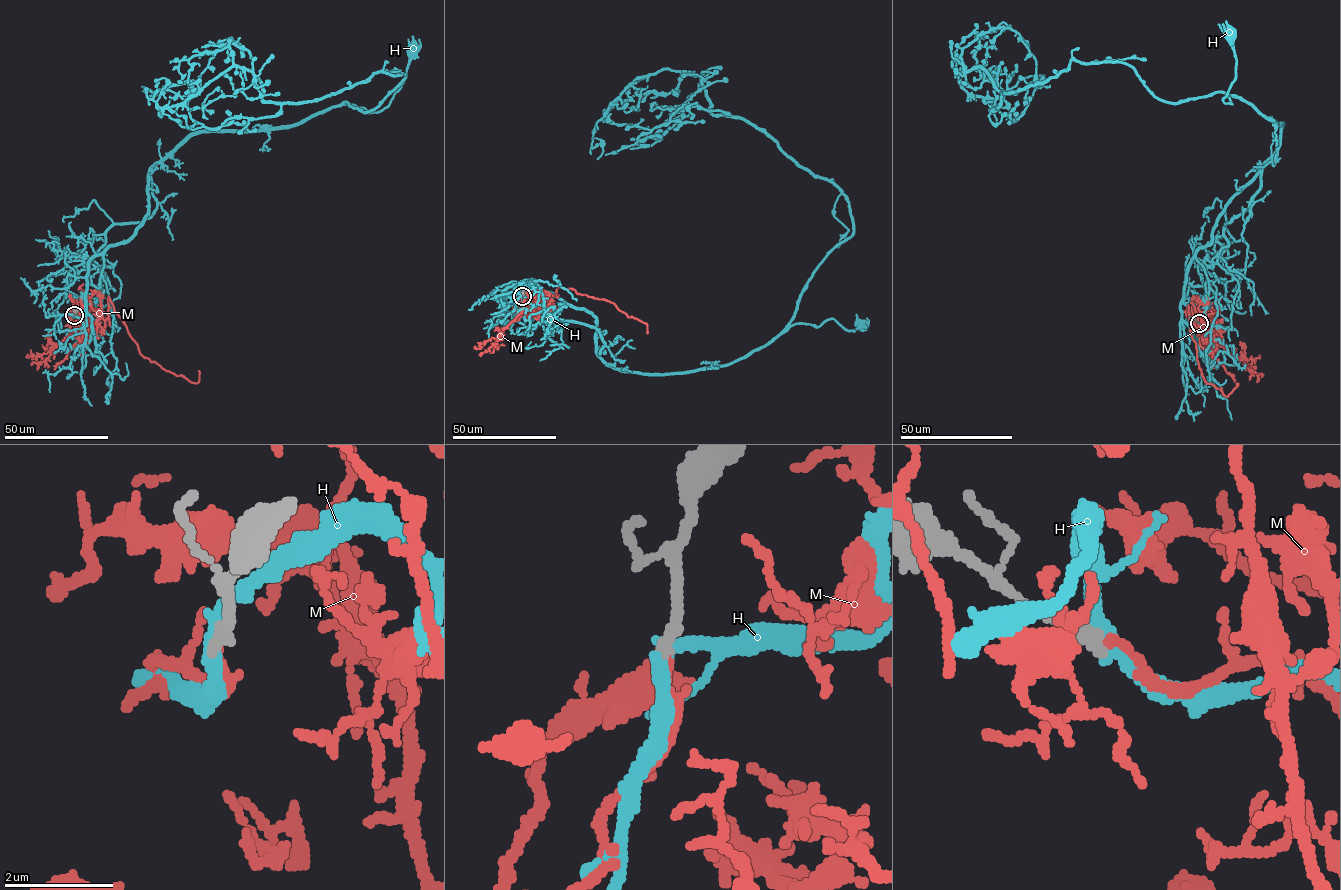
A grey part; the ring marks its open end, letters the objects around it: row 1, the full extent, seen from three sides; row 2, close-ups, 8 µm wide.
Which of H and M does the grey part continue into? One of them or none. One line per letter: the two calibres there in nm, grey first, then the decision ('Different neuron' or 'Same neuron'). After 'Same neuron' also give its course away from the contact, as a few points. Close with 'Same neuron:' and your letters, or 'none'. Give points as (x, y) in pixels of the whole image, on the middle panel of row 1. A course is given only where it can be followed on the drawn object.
H: Thickness 240 nm (grey) against 260 nm. Different neuron
M: Thickness 240 nm (grey) against 160 nm. Same neuron. Its course: (523, 296), (519, 312), (536, 297), (555, 296), (557, 287), (573, 289), (612, 302), (645, 322), (647, 331)
Same neuron: M

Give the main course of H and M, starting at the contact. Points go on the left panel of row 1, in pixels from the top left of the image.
H: (75, 314), (89, 315), (88, 263), (133, 234), (148, 173), (189, 137), (342, 104), (378, 112), (413, 49)
M: (75, 315), (69, 318), (80, 327), (107, 318), (108, 296), (142, 355), (191, 382), (199, 371)

